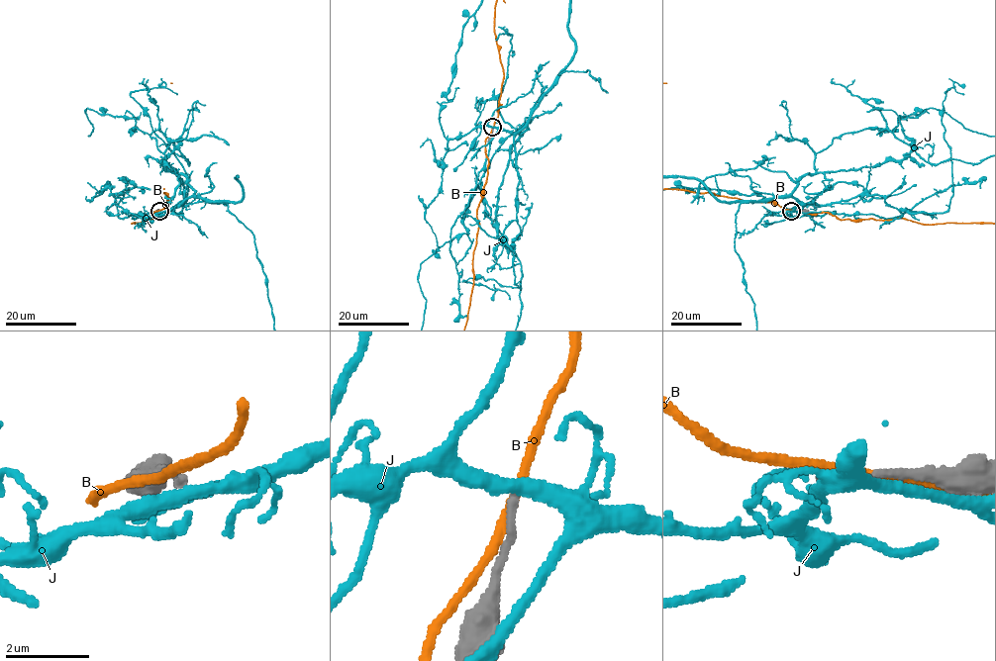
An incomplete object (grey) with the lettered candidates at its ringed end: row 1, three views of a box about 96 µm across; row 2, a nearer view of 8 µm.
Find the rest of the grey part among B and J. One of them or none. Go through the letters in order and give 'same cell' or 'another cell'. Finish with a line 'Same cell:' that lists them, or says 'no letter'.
B: another cell
J: another cell
Same cell: no letter

